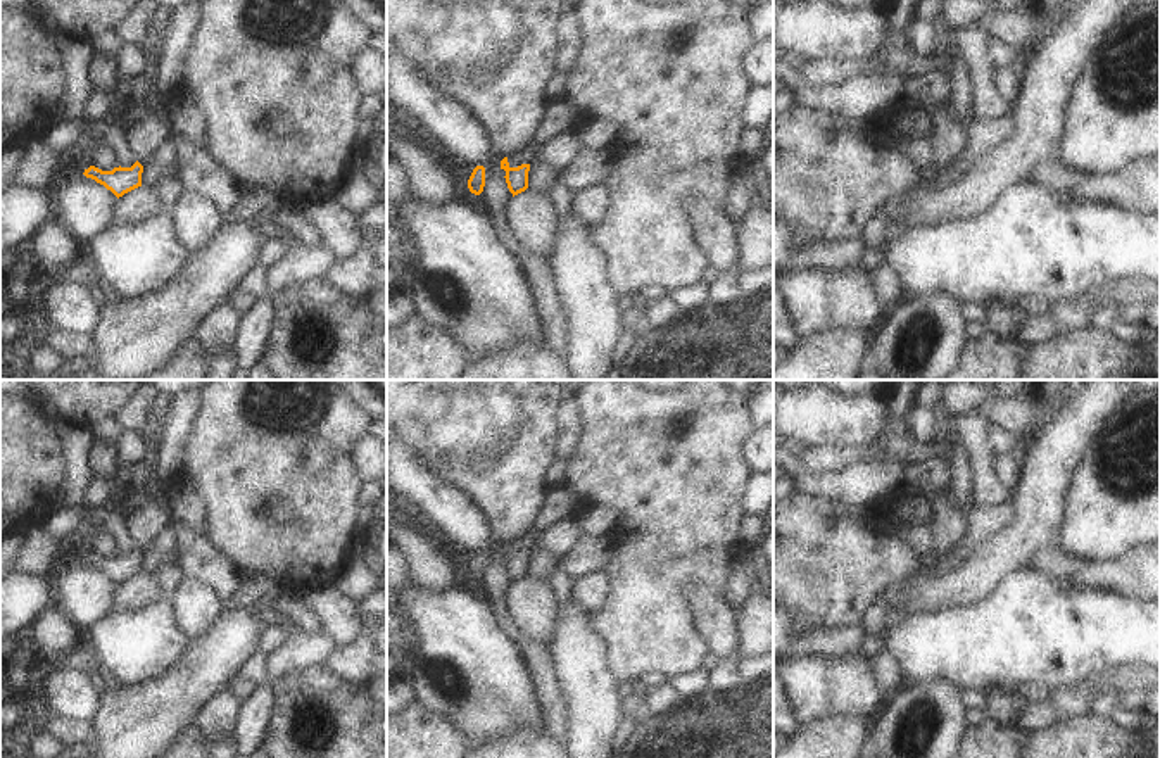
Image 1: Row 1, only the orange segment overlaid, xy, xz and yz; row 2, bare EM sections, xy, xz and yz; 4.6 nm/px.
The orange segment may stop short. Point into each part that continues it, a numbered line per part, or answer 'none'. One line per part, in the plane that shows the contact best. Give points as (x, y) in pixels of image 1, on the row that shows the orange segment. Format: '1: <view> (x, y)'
none

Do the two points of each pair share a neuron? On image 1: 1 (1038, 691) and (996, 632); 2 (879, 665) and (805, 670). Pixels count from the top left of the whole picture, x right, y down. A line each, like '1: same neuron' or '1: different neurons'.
1: different neurons
2: different neurons

